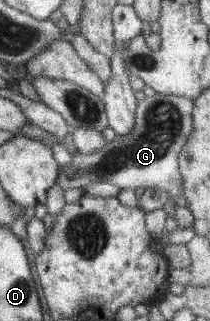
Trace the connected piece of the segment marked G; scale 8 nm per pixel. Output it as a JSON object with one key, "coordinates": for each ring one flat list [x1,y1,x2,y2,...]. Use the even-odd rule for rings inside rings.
{"coordinates":[[157,92,151,96,139,95,132,132,115,136,95,153,76,153,67,167,61,168,58,183,64,191,100,181,109,181,121,189,161,187,175,200,178,195,183,194,178,159,194,128,193,108,193,100,188,97]]}

